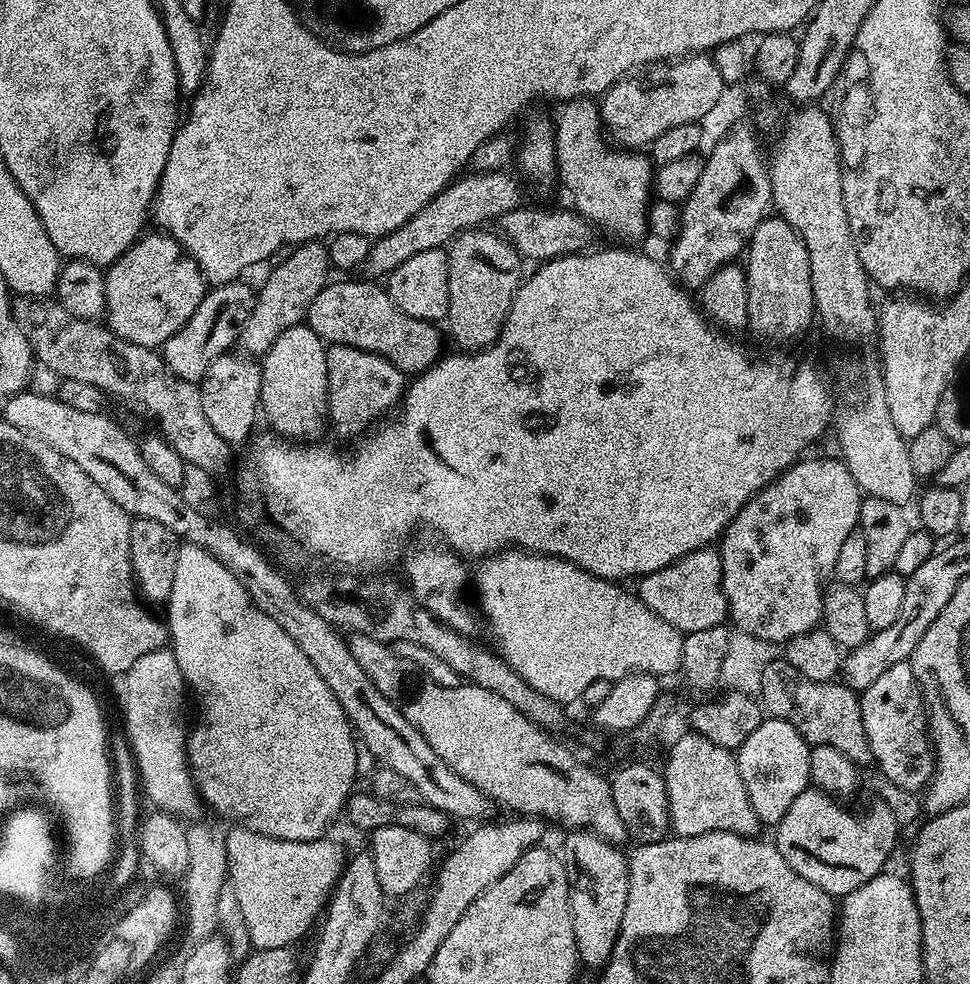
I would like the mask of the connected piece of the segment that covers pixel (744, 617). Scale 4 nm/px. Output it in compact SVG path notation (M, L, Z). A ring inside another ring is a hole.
M808 459L797 460L772 483L765 484L761 492L750 497L718 541L722 586L728 599L731 623L736 623L739 631L764 639L773 646L783 646L795 636L813 631L823 621L824 590L834 573L834 562L838 562L840 548L860 523L862 490L843 459Z

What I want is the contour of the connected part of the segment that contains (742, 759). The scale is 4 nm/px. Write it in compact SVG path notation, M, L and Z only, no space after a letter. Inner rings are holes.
M764 718L756 730L742 744L735 753L736 765L742 774L742 786L746 786L746 794L750 798L750 806L754 806L754 814L758 814L761 825L779 826L786 810L790 810L790 802L798 798L810 787L812 775L810 774L810 754L812 748L808 741L798 734L790 722L782 722L775 718Z

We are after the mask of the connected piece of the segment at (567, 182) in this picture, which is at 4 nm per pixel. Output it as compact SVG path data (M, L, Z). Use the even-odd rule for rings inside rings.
M577 98L561 103L559 108L560 113L554 116L556 171L558 180L564 183L565 190L572 195L571 207L584 216L589 224L597 229L604 228L606 235L616 239L613 241L624 246L639 245L636 243L649 235L648 209L654 196L654 165L651 159L643 151L621 150L609 143L604 121L600 118L600 105L595 99Z

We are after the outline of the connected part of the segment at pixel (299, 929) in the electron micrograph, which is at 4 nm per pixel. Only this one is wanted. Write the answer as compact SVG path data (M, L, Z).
M247 826L229 827L227 883L234 886L253 949L295 945L295 940L302 939L312 923L321 919L346 863L343 850L328 839L279 840L258 834Z

